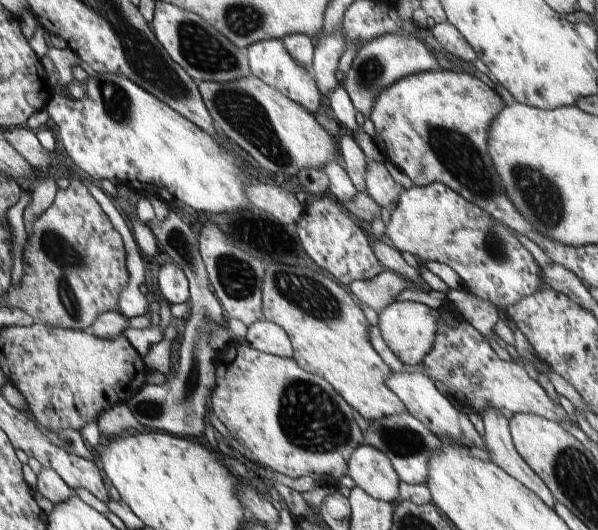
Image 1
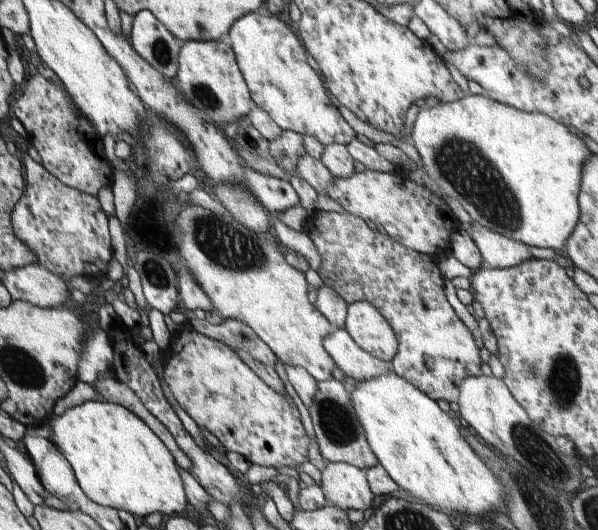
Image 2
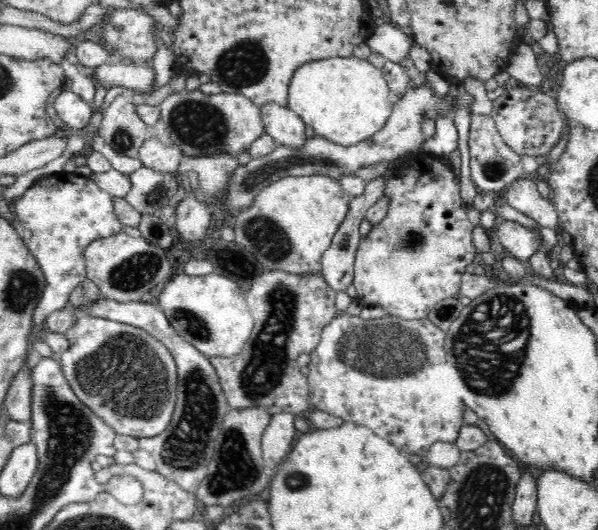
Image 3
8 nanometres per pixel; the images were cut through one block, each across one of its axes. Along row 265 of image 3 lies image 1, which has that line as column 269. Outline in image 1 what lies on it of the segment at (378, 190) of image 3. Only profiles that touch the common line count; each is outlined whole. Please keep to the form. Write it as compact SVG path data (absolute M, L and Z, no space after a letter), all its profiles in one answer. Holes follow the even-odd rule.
M262 320L254 322L247 328L244 341L254 349L279 357L294 356L292 342L288 334L284 332L284 328L280 328L278 324Z

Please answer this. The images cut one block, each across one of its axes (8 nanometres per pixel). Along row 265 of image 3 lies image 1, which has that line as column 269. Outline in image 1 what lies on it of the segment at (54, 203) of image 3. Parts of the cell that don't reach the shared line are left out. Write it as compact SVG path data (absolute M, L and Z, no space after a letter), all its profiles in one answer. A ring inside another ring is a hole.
M263 40L247 47L253 75L262 79L265 83L269 83L271 87L281 91L282 94L289 96L294 102L301 103L306 110L316 113L322 106L322 98L315 80L302 66L296 64L296 60L286 52L282 42L283 40Z

